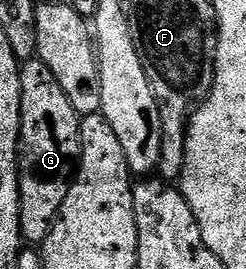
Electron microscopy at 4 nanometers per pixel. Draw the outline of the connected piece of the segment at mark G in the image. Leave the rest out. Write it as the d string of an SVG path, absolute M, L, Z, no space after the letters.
M38 56L31 57L22 63L19 72L21 84L21 112L19 113L19 232L22 241L27 244L42 244L51 235L51 227L59 217L59 209L69 195L72 179L76 175L77 163L80 161L80 119L81 116L69 104L69 96L61 92L57 76L49 72Z

